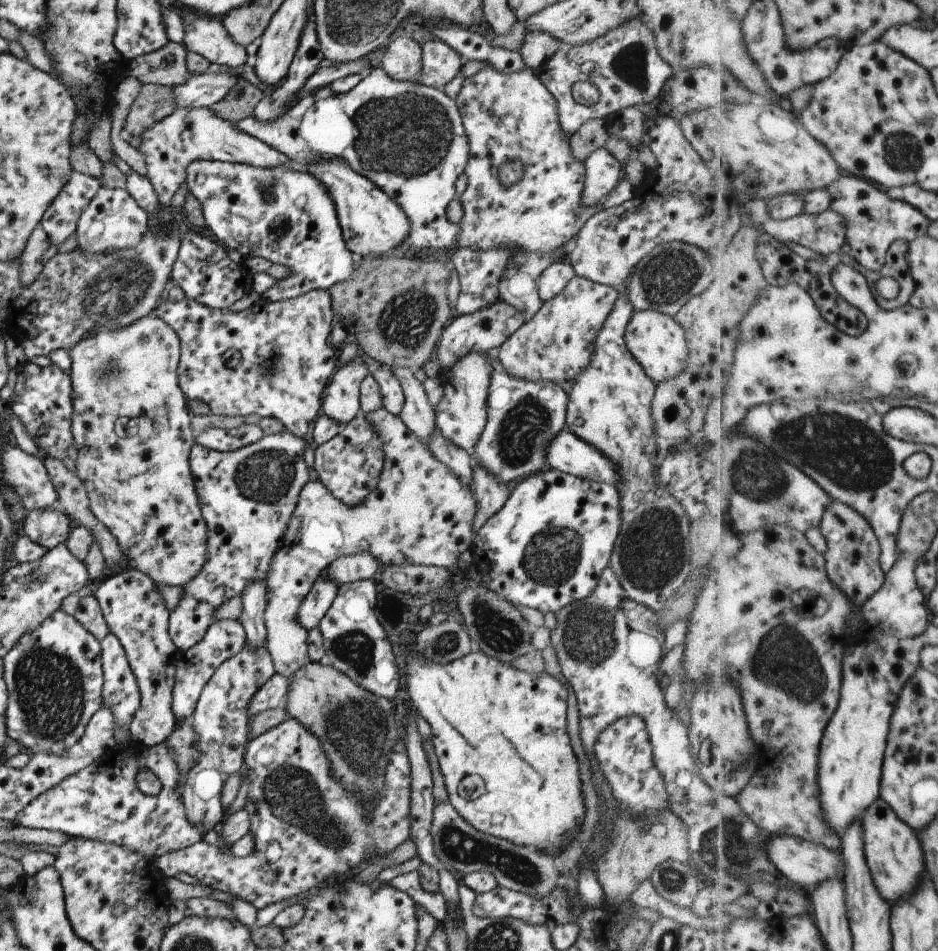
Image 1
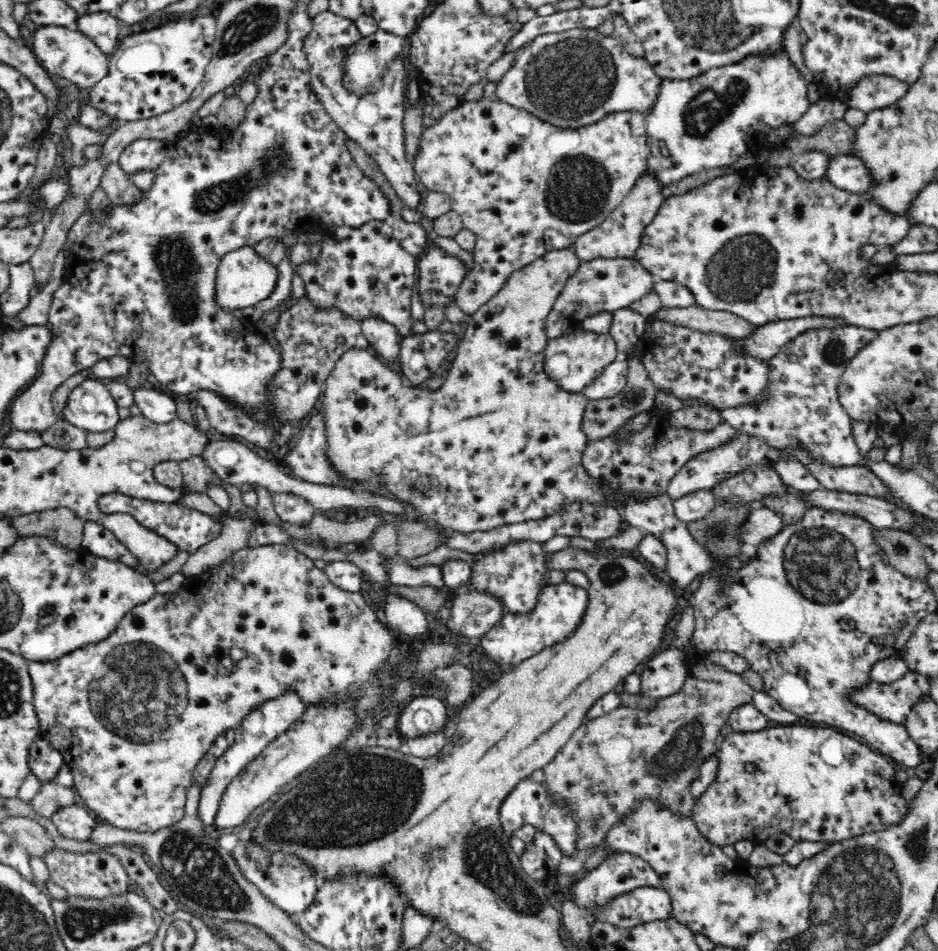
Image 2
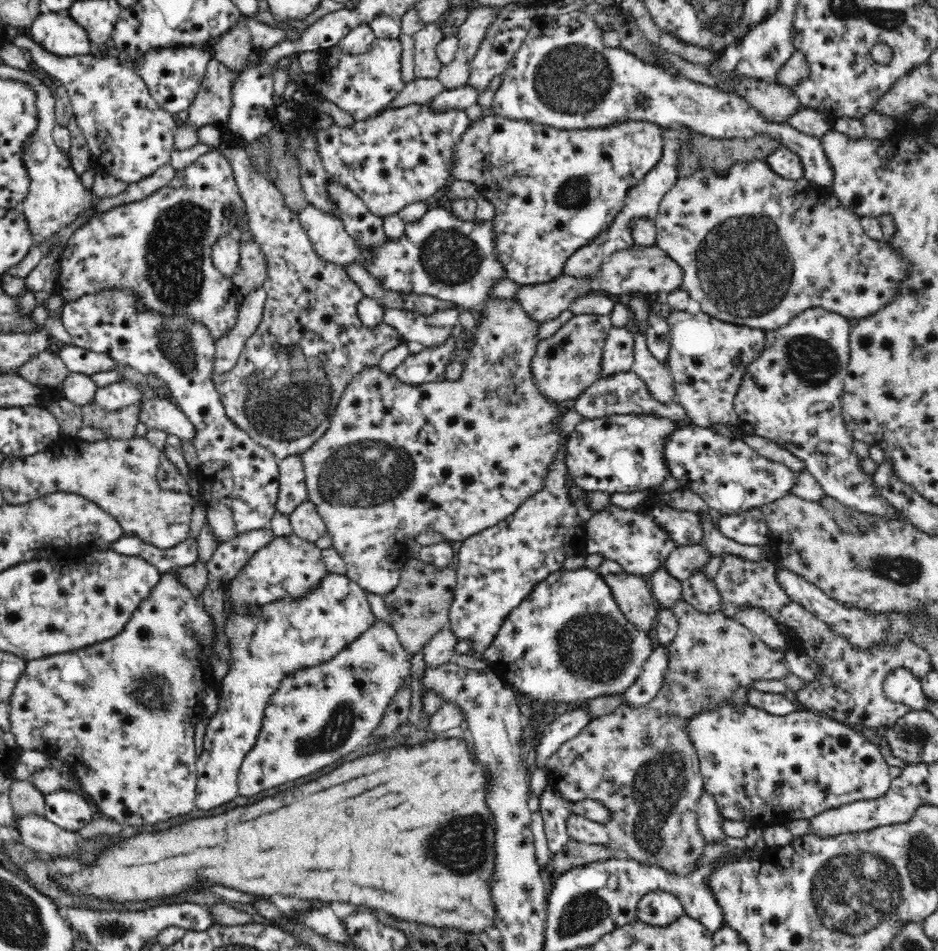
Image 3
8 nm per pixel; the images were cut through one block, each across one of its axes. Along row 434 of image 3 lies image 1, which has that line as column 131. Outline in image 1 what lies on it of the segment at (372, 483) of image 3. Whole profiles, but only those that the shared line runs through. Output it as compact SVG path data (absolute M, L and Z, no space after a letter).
M149 314L140 319L135 319L128 325L118 329L88 331L67 352L71 359L69 372L67 372L71 383L72 415L70 433L72 446L77 449L77 457L74 461L76 471L74 473L85 487L86 495L88 496L88 507L93 516L107 528L111 536L116 540L122 556L128 561L131 568L146 574L157 585L180 587L199 572L206 558L207 527L200 511L200 504L198 503L188 463L191 447L195 444L195 435L190 427L191 414L186 403L187 398L181 392L177 380L176 368L178 356L180 355L178 336L160 318Z

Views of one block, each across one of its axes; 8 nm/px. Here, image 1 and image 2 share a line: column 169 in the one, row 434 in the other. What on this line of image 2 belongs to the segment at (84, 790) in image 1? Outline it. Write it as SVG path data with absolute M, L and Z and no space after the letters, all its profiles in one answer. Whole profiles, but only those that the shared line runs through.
M856 325L840 326L834 330L808 330L799 334L794 340L788 341L778 349L770 359L772 374L770 374L770 398L762 406L744 406L744 408L728 408L722 410L722 417L736 431L764 438L768 445L776 448L793 447L802 445L810 449L816 459L826 461L834 466L854 466L862 458L853 437L852 423L854 420L840 404L838 385L843 375L842 369L860 352L864 346L878 338L880 329L867 329Z

